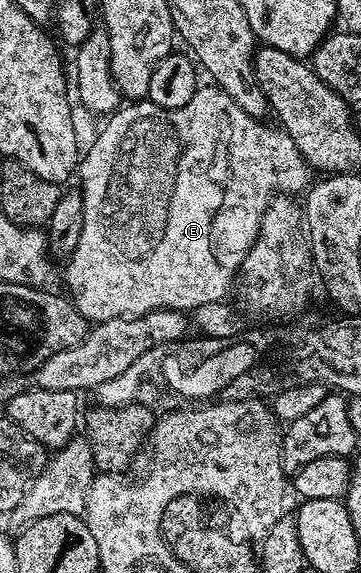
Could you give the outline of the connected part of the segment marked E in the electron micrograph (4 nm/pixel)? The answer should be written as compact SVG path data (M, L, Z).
M216 85L198 86L197 91L179 109L163 109L148 101L133 101L128 105L117 107L104 121L105 128L97 135L97 140L89 147L89 152L79 159L79 190L83 199L83 229L79 243L75 246L73 255L65 263L65 283L69 286L68 298L80 315L103 319L134 319L137 315L145 315L148 311L180 311L192 312L193 308L208 303L220 303L226 298L229 286L234 286L243 261L257 240L259 225L263 221L263 213L269 207L275 193L304 192L310 186L311 168L305 158L295 149L295 141L276 126L268 127L265 121L248 116L227 93Z

